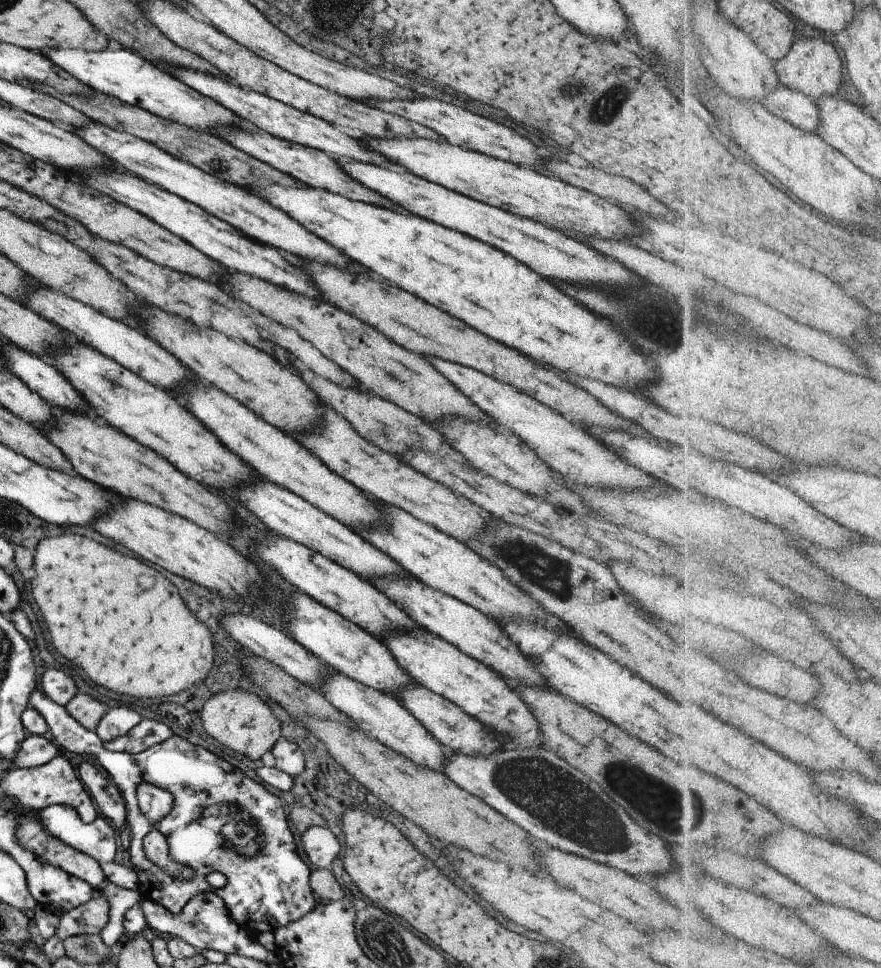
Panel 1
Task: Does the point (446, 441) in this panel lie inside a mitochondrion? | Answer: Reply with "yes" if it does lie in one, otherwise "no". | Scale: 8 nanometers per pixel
no

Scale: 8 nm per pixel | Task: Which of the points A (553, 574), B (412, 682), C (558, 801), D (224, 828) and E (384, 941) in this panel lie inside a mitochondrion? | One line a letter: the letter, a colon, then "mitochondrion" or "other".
A: mitochondrion
B: other
C: mitochondrion
D: mitochondrion
E: mitochondrion

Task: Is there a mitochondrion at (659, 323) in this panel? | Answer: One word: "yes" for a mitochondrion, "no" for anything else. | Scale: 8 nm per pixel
yes

